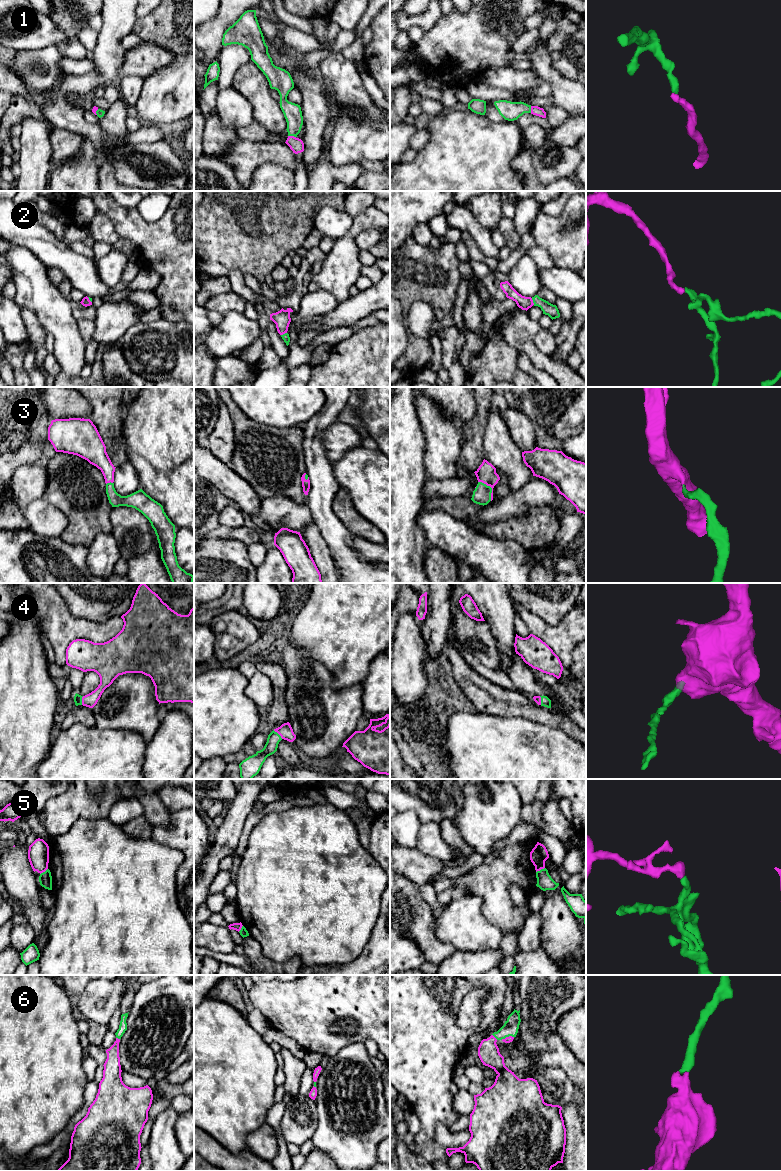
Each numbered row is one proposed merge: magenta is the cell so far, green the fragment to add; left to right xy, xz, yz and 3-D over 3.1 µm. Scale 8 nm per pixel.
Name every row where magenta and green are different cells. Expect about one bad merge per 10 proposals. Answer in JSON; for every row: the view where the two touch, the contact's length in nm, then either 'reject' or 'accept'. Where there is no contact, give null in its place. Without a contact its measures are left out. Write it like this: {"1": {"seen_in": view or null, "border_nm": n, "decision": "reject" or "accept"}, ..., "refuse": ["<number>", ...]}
{"1": {"seen_in": "xz", "border_nm": 70, "decision": "accept"}, "2": {"seen_in": "yz", "border_nm": 60, "decision": "accept"}, "3": {"seen_in": "yz", "border_nm": 190, "decision": "accept"}, "4": {"seen_in": "xz", "border_nm": 100, "decision": "accept"}, "5": {"seen_in": "yz", "border_nm": 80, "decision": "reject"}, "6": {"seen_in": "yz", "border_nm": 60, "decision": "accept"}, "refuse": ["5"]}

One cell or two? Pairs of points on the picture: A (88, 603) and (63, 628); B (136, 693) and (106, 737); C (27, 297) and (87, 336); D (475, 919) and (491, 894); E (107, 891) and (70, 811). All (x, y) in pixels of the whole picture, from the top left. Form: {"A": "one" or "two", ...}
{"A": "two", "B": "two", "C": "two", "D": "two", "E": "two"}

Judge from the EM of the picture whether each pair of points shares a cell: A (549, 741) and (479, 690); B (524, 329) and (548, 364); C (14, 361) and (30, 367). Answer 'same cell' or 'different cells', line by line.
A: different cells
B: same cell
C: different cells

